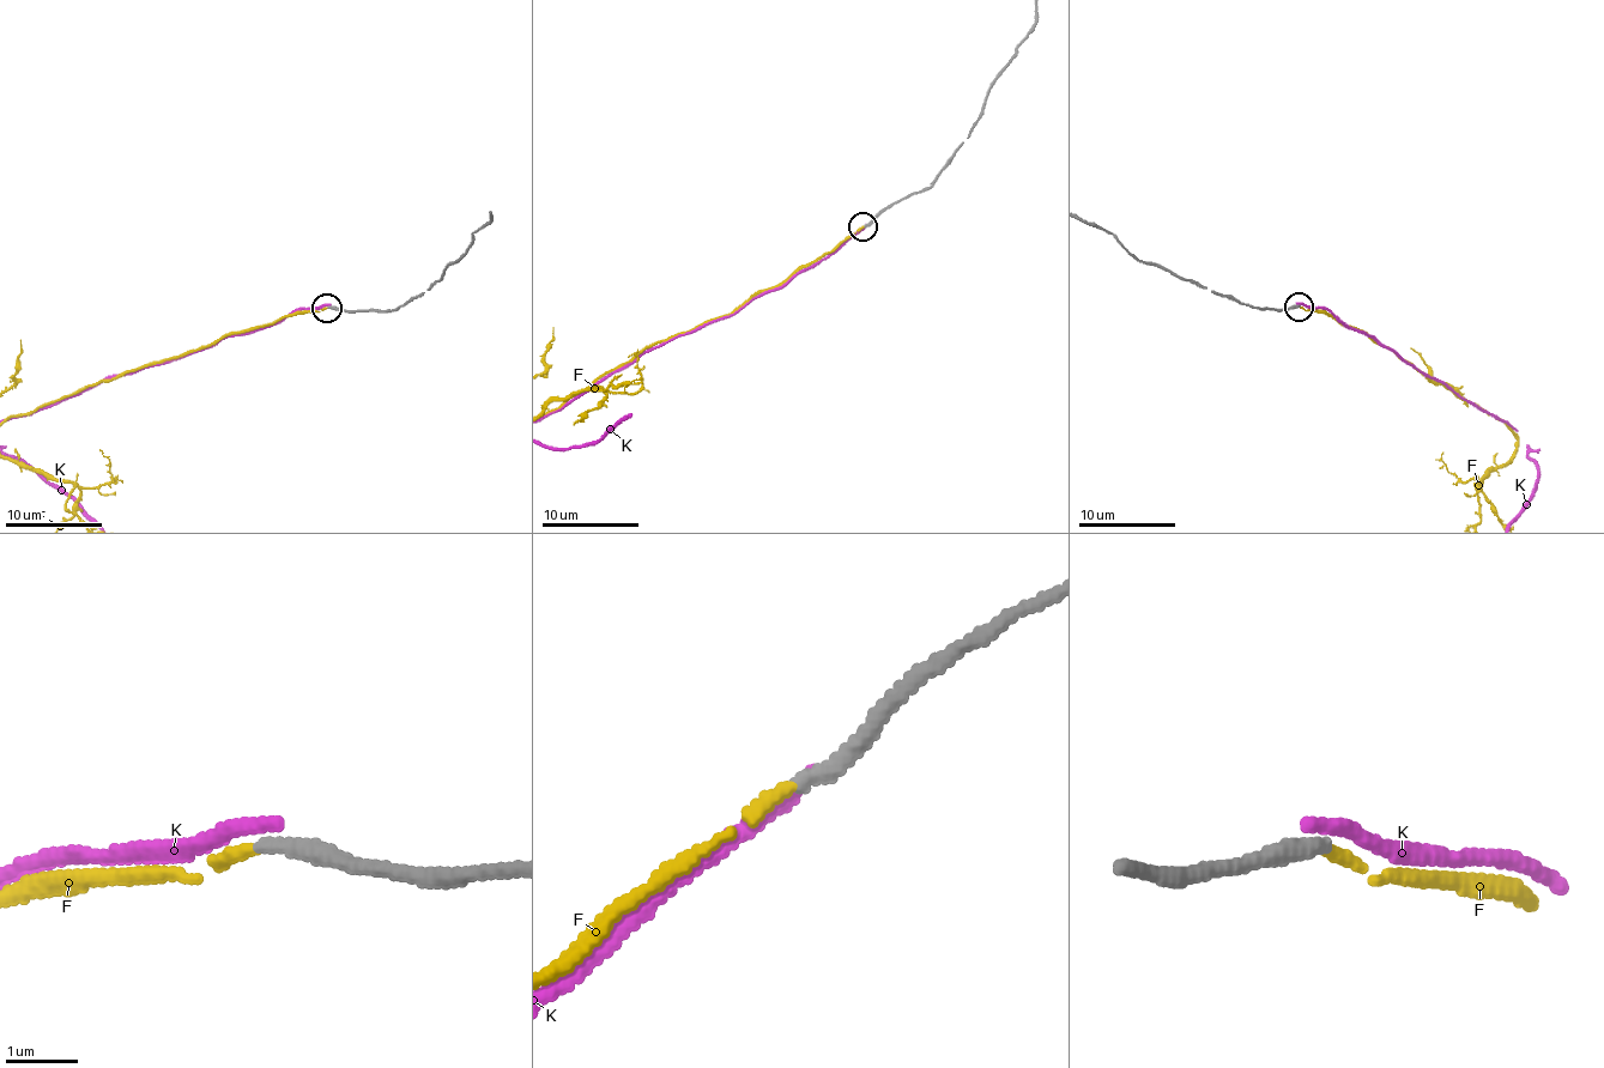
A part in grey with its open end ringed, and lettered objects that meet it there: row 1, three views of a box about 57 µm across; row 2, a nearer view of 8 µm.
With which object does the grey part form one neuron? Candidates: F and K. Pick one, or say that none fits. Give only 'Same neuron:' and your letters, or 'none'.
Same neuron: F

